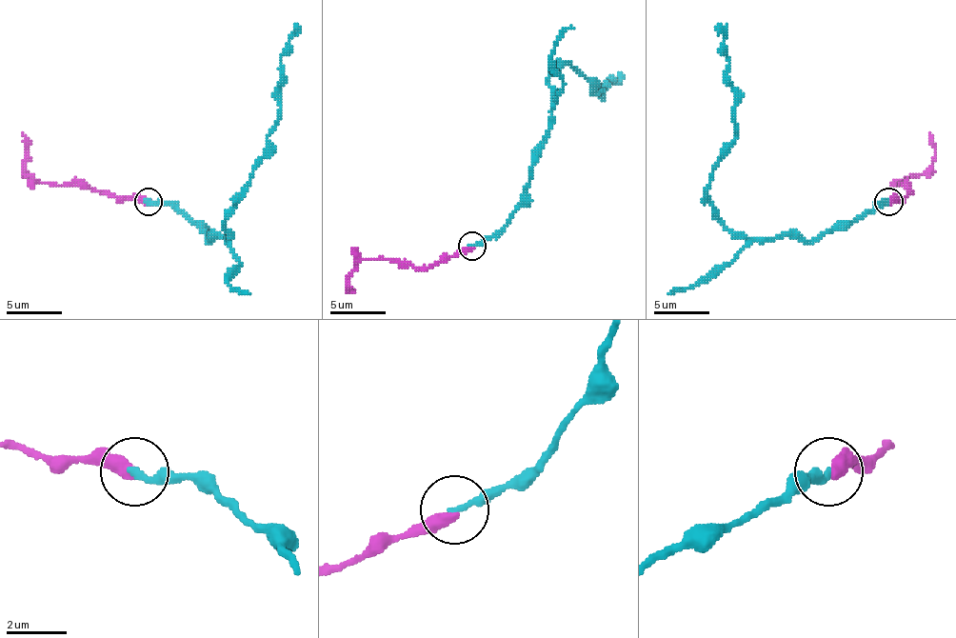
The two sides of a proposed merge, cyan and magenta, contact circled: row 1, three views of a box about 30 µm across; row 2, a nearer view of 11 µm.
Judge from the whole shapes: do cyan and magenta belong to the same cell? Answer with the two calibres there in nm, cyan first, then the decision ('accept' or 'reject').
200/440 nm | accept

